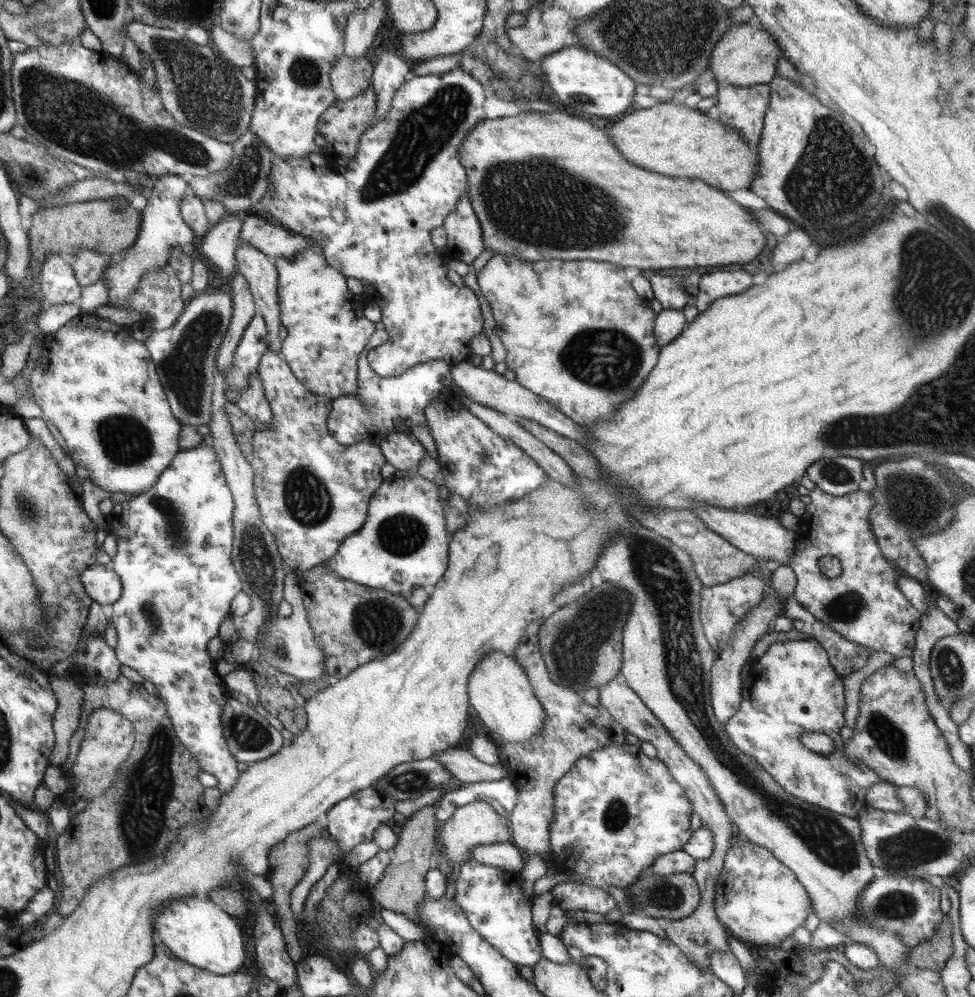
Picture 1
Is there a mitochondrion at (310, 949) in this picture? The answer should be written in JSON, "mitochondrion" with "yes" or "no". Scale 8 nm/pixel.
{"mitochondrion":"no"}

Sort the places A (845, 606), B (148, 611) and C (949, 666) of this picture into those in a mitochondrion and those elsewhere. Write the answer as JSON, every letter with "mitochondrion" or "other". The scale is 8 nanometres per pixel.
{"A":"mitochondrion","B":"mitochondrion","C":"mitochondrion"}

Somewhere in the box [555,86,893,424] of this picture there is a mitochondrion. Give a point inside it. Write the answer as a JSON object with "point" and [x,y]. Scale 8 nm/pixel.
{"point":[832,183]}

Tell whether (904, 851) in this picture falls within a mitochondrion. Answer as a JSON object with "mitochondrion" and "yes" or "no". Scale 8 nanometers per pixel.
{"mitochondrion":"yes"}

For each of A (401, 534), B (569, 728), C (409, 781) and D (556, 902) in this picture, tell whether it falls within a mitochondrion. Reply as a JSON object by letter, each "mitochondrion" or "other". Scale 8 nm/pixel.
{"A":"mitochondrion","B":"other","C":"mitochondrion","D":"other"}

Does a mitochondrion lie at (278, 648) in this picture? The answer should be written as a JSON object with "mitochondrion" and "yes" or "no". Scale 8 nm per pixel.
{"mitochondrion":"yes"}

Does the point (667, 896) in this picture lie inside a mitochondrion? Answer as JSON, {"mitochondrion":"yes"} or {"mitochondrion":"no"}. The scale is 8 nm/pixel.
{"mitochondrion":"yes"}

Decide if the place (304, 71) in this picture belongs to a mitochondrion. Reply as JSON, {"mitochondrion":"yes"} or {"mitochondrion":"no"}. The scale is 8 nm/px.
{"mitochondrion":"yes"}

